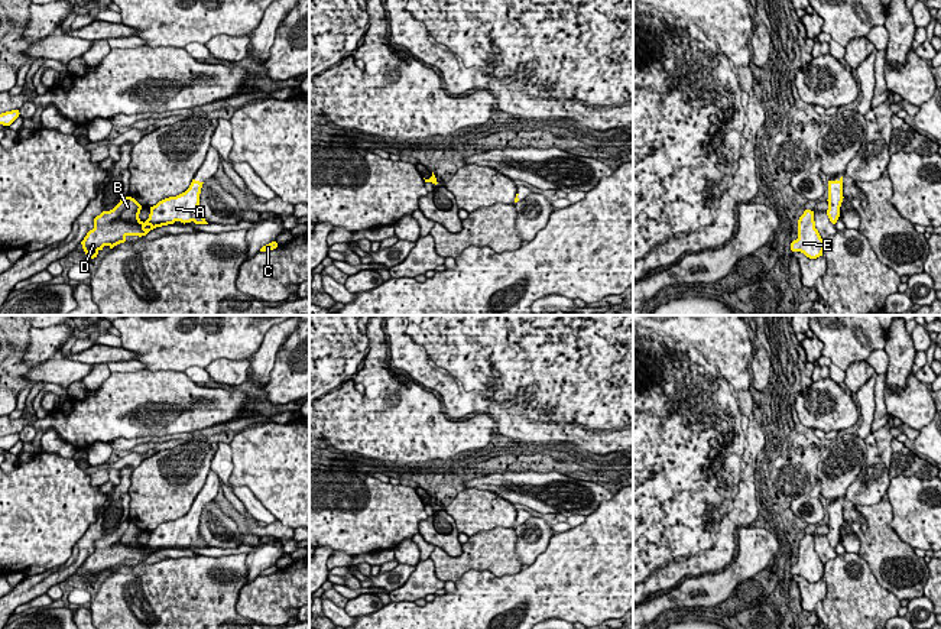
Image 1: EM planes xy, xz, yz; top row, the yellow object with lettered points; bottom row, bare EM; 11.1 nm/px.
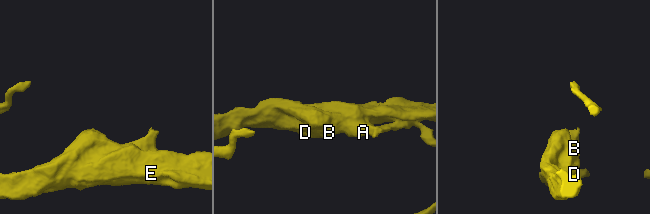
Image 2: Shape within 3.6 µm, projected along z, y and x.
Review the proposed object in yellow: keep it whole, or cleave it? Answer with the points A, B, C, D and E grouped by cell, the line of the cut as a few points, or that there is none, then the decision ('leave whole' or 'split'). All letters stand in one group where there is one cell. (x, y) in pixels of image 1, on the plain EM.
groups A B C D E; cut none; leave whole

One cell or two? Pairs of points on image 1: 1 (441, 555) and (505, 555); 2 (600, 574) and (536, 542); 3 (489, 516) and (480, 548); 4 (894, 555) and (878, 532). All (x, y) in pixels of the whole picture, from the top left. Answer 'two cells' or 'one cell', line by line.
1: one cell
2: two cells
3: two cells
4: one cell

